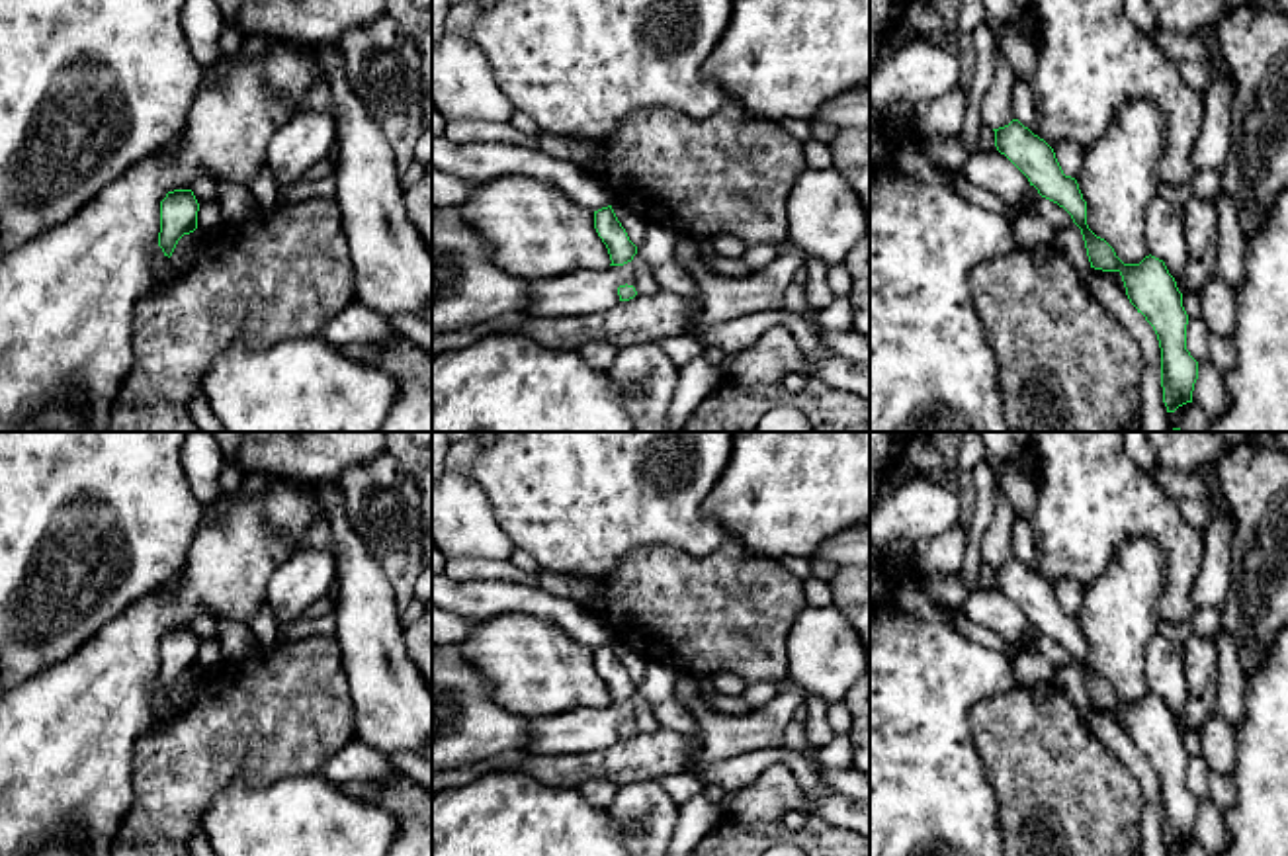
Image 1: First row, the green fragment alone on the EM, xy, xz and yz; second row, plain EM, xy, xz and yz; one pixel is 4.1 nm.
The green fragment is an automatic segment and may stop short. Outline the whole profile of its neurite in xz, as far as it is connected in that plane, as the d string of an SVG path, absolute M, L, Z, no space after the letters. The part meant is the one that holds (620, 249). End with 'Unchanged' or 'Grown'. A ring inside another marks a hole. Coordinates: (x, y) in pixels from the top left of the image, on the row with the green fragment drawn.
M612 205L594 211L594 229L608 248L610 266L623 266L633 260L637 246L629 240Z. Unchanged

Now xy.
M192 190L168 192L160 201L158 246L164 256L172 256L178 240L197 229L199 203Z. Unchanged

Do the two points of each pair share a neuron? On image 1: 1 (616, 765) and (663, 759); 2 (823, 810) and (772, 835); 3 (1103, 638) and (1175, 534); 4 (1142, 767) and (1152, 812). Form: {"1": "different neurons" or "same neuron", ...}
{"1": "same neuron", "2": "different neurons", "3": "different neurons", "4": "same neuron"}

